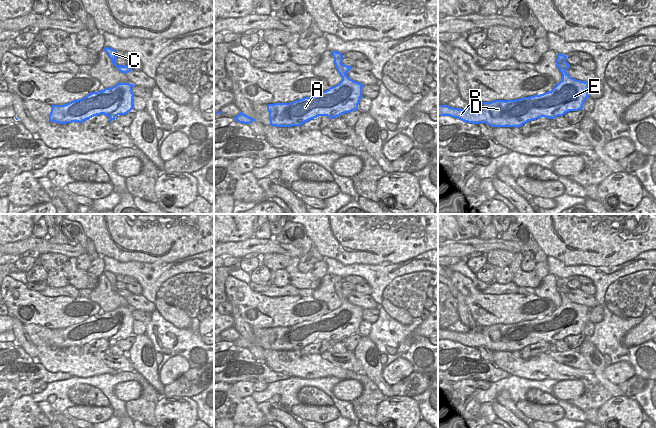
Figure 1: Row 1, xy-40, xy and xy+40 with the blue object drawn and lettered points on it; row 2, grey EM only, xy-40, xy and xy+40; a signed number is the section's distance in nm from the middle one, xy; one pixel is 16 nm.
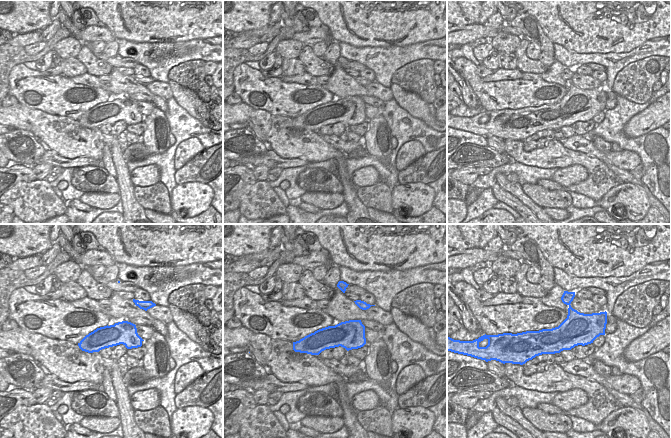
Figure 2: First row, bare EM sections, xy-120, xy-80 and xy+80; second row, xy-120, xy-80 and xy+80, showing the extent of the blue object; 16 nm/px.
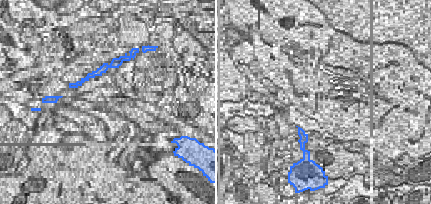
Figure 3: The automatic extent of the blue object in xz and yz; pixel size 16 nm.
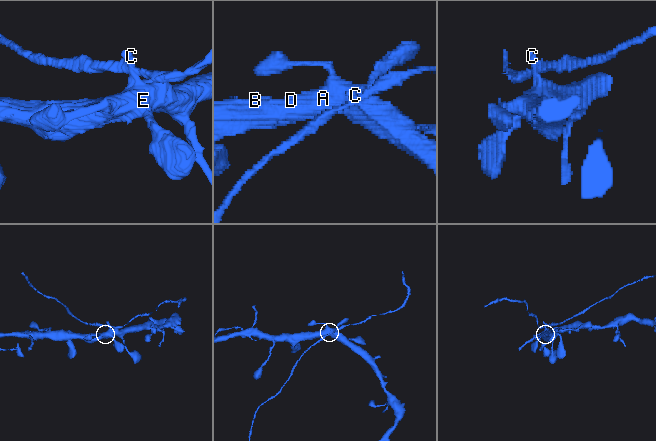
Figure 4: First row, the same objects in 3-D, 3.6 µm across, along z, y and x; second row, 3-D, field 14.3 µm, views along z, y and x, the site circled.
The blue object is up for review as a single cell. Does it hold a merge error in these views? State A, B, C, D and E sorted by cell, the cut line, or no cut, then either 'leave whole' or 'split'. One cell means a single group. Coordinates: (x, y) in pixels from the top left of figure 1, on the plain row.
A B D E / C; cut in xy along (337, 292), (340, 292), (345, 297); split

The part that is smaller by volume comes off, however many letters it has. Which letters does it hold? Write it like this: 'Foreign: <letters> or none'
Foreign: C

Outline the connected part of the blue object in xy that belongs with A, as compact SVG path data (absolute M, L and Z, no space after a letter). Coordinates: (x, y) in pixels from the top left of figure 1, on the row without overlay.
M338 292L337 295L342 301L341 306L326 315L289 327L268 328L270 349L301 350L319 340L334 343L358 334L360 322L363 321L363 309L350 303L342 292Z

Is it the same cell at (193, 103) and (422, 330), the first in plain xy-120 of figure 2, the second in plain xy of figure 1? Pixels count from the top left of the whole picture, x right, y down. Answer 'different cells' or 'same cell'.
different cells

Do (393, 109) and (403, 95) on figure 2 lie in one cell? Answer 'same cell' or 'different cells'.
different cells

